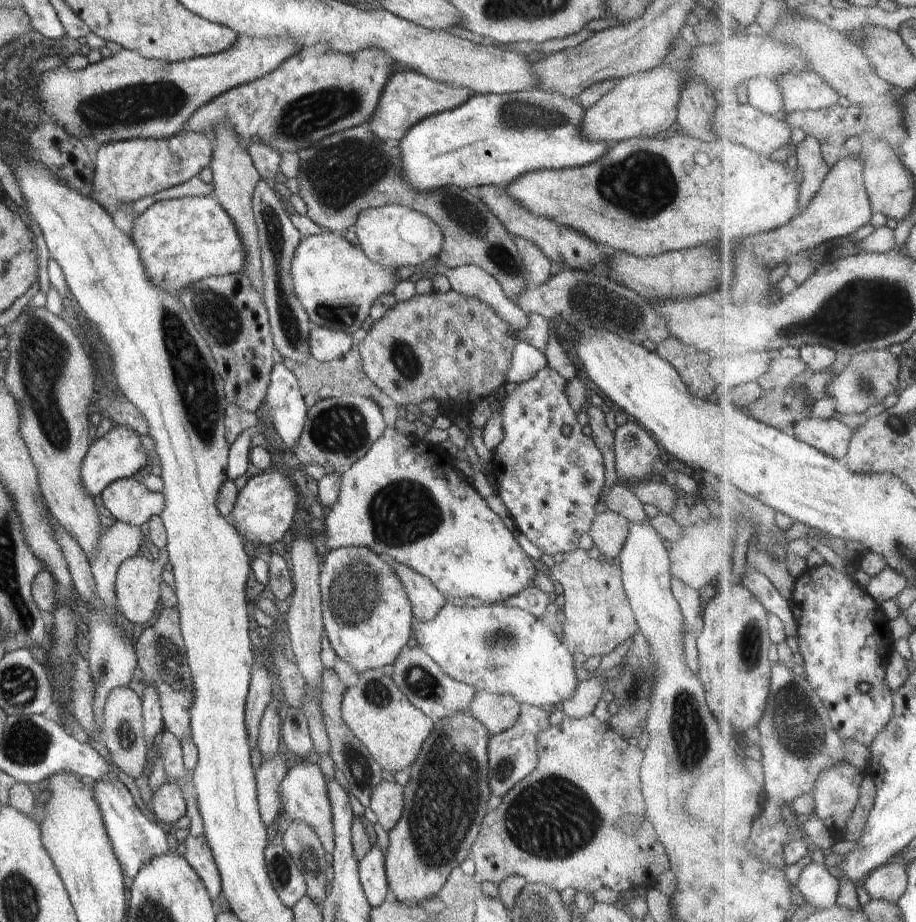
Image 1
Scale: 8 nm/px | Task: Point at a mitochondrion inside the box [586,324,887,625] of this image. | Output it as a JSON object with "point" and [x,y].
{"point":[862,385]}

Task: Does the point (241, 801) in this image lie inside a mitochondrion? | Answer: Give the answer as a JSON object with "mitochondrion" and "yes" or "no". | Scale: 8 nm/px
{"mitochondrion":"no"}

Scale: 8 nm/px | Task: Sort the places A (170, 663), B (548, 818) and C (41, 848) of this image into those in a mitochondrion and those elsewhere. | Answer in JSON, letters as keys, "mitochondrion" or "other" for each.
{"A":"mitochondrion","B":"mitochondrion","C":"other"}

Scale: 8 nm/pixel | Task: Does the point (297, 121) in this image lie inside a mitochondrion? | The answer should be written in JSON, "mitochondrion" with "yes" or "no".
{"mitochondrion":"yes"}

